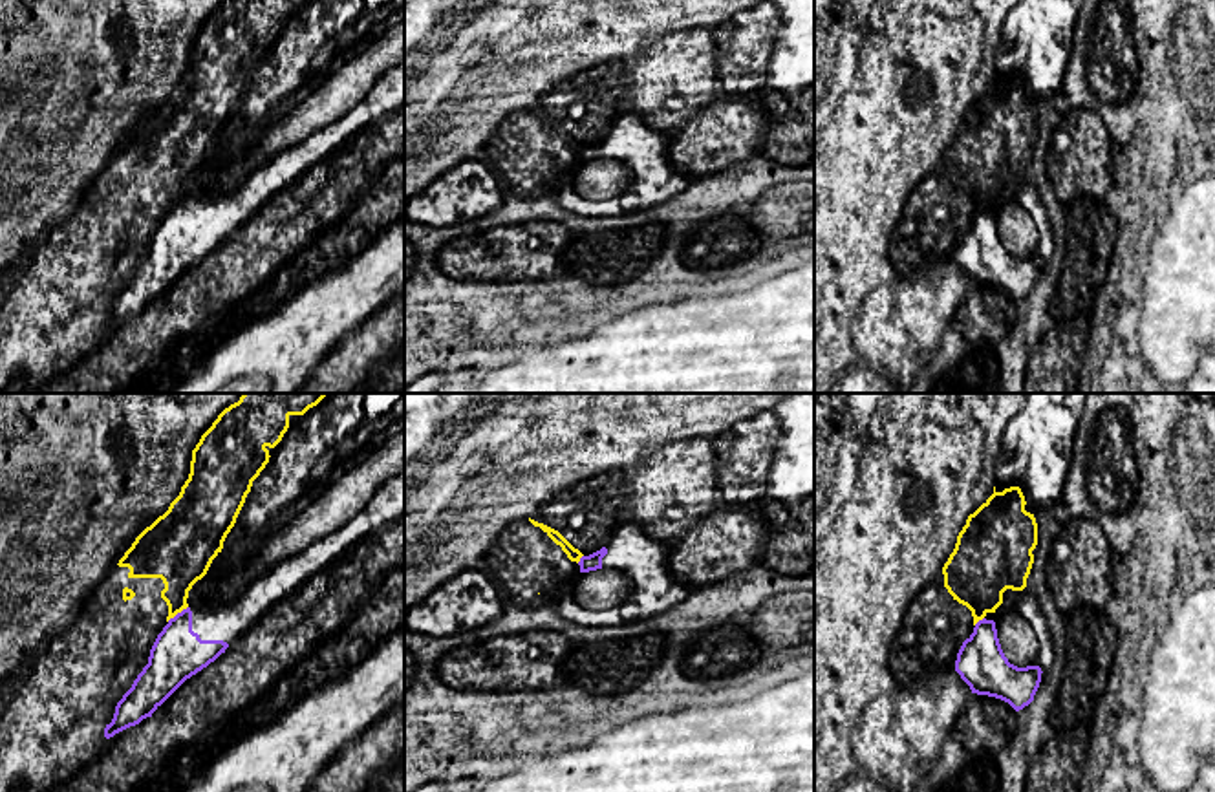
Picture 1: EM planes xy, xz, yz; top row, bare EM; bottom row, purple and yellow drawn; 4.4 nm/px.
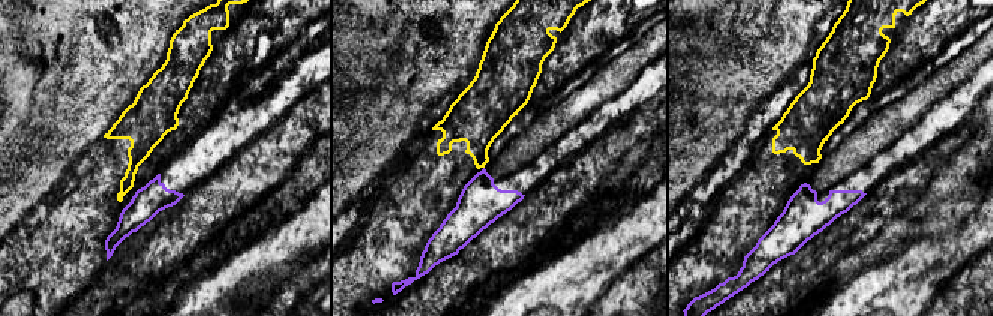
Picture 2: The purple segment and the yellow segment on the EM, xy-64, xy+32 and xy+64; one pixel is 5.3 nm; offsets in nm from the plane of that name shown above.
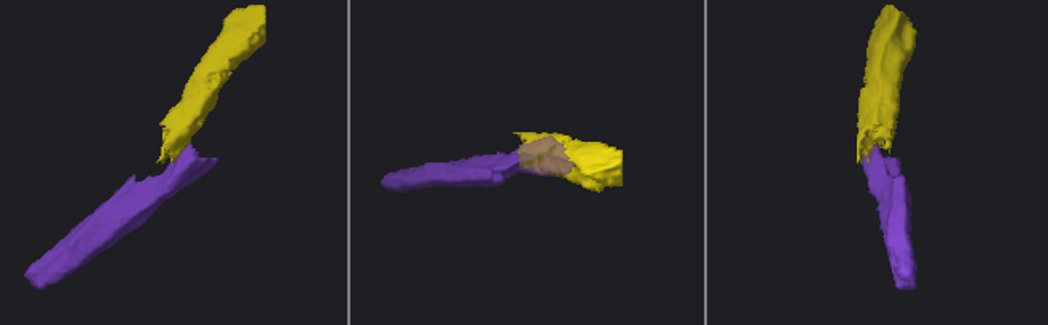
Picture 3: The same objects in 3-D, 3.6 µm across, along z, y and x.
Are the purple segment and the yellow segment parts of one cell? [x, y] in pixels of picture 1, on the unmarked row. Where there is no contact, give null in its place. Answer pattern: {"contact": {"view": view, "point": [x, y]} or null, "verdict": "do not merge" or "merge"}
{"contact": {"view": "xy", "point": [178, 203]}, "verdict": "do not merge"}

